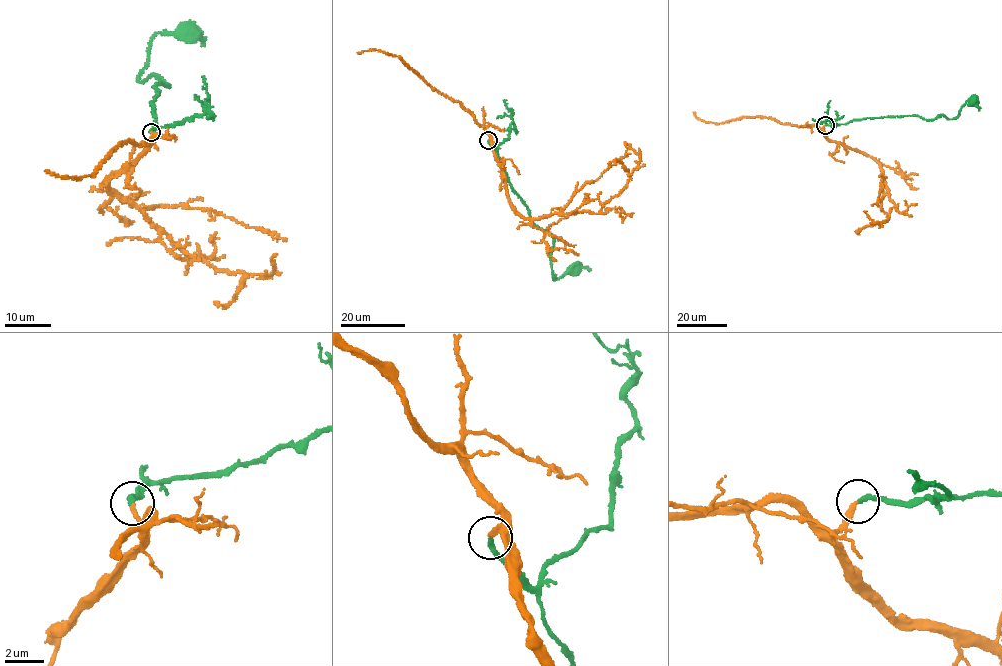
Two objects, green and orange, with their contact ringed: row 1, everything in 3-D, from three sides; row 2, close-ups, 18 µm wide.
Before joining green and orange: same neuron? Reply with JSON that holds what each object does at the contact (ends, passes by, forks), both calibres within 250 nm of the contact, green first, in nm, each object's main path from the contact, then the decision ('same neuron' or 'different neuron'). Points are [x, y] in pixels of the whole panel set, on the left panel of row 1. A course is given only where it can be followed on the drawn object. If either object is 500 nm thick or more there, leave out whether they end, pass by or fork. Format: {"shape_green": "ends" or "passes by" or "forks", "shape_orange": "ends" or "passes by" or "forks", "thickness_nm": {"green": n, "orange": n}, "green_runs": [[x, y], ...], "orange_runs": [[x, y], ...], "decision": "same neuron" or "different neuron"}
{"shape_green": "ends", "shape_orange": "ends", "thickness_nm": {"green": 240, "orange": 240}, "green_runs": [[151, 133], [153, 88], [168, 85], [151, 74], [137, 80], [150, 43], [156, 33], [189, 32]], "orange_runs": [[151, 133], [153, 142], [136, 160], [105, 179], [188, 253], [217, 270], [246, 275], [228, 304], [214, 302]], "decision": "same neuron"}

